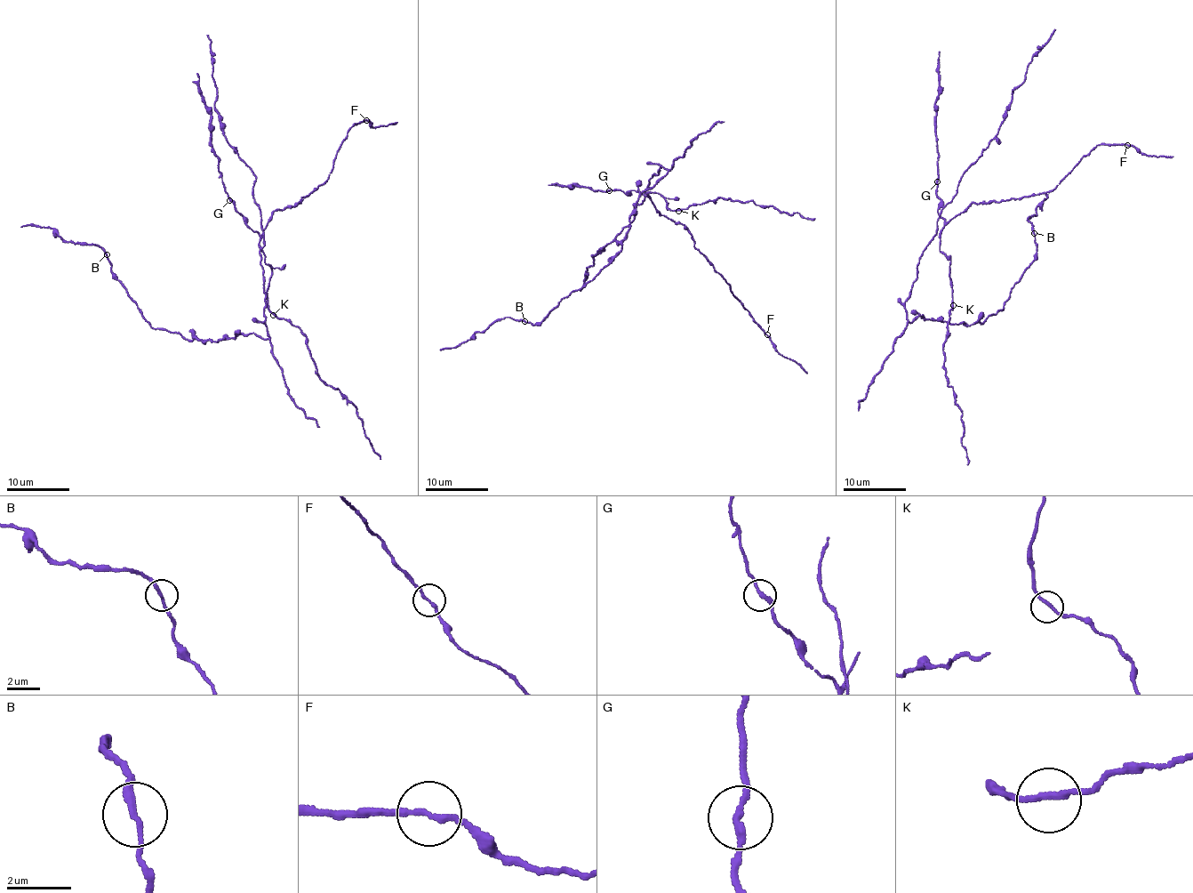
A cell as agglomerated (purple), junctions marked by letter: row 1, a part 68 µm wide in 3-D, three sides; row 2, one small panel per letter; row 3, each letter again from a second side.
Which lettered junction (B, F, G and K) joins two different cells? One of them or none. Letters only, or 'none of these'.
none of these

